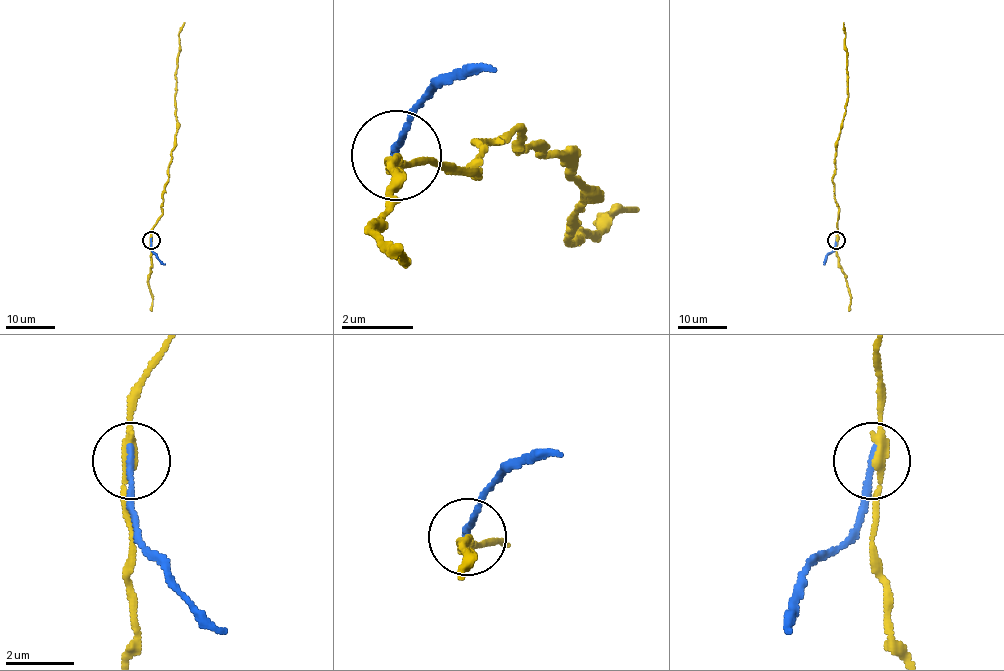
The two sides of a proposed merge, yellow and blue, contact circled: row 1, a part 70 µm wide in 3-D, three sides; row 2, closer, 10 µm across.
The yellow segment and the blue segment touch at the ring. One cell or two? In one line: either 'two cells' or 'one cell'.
two cells

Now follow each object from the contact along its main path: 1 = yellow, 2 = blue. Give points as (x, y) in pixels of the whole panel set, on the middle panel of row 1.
1: (398, 153), (479, 171), (479, 144), (515, 126), (524, 153), (587, 189), (569, 243), (641, 207)
2: (398, 153), (407, 117), (461, 72), (497, 72)

